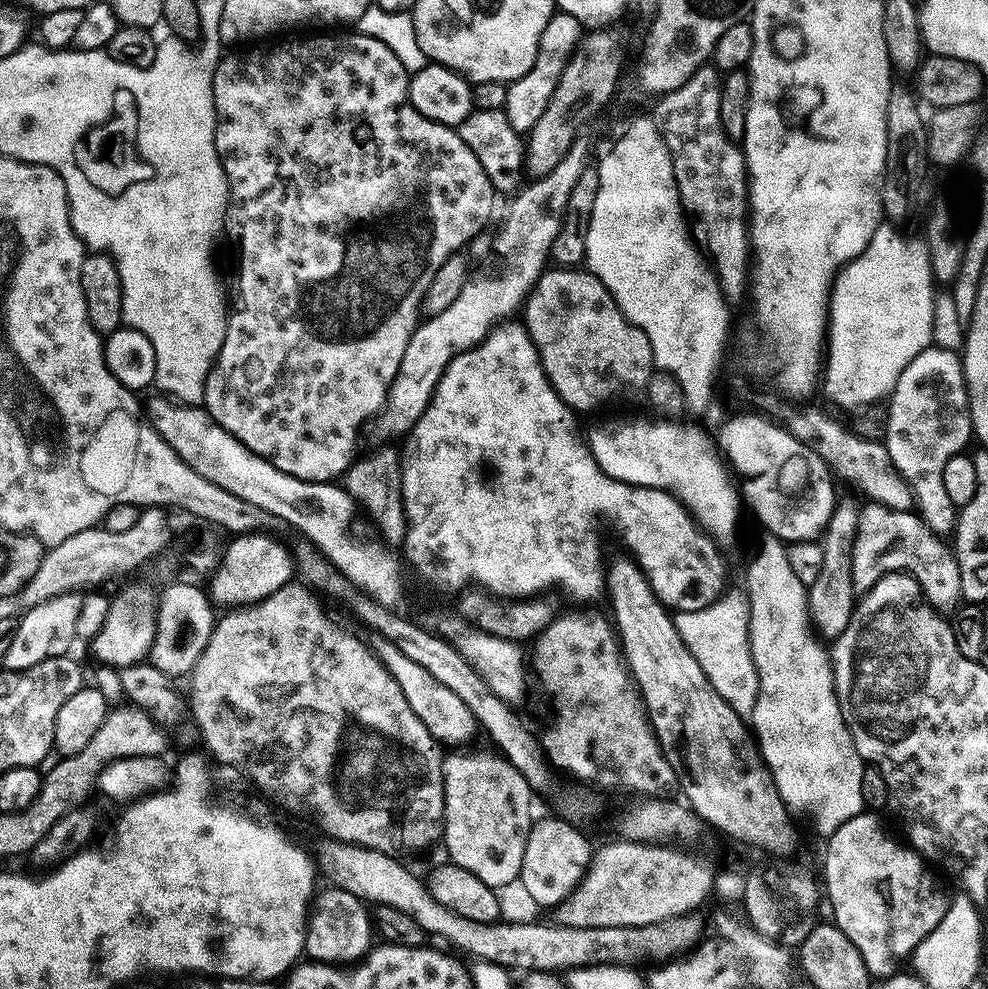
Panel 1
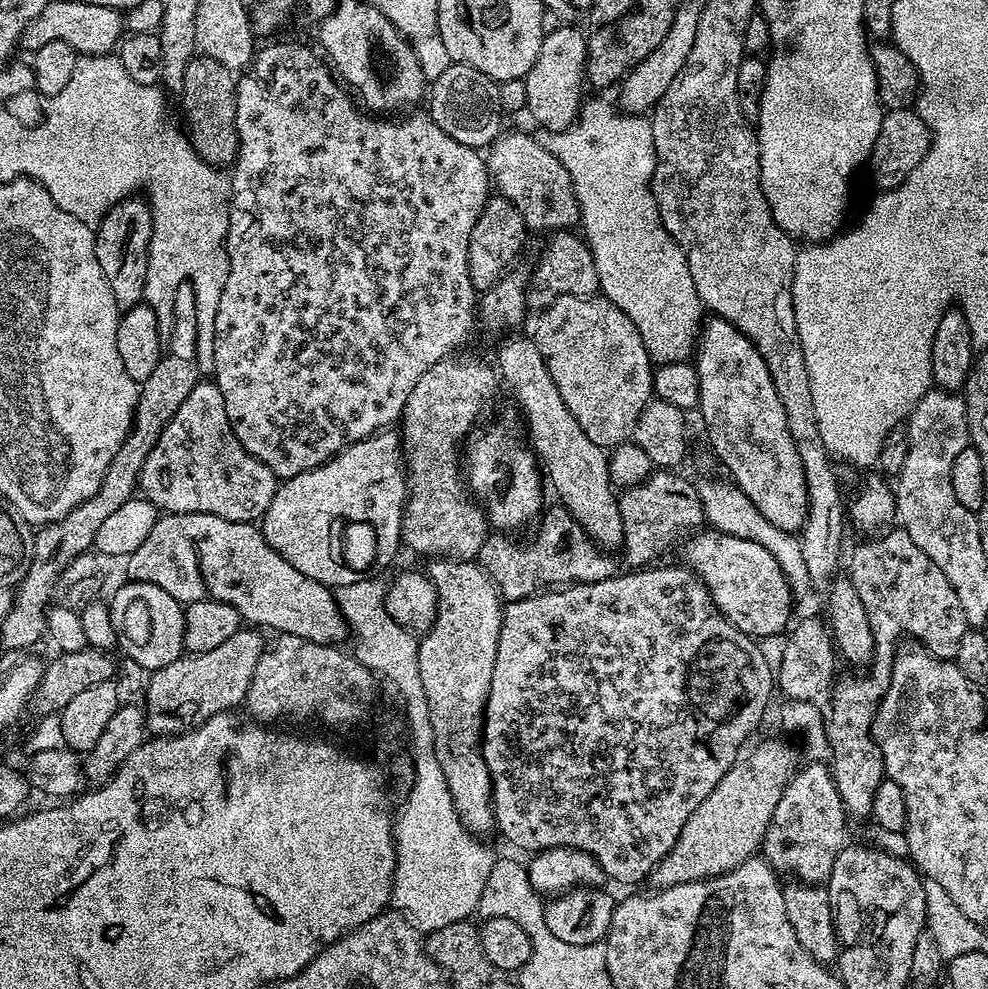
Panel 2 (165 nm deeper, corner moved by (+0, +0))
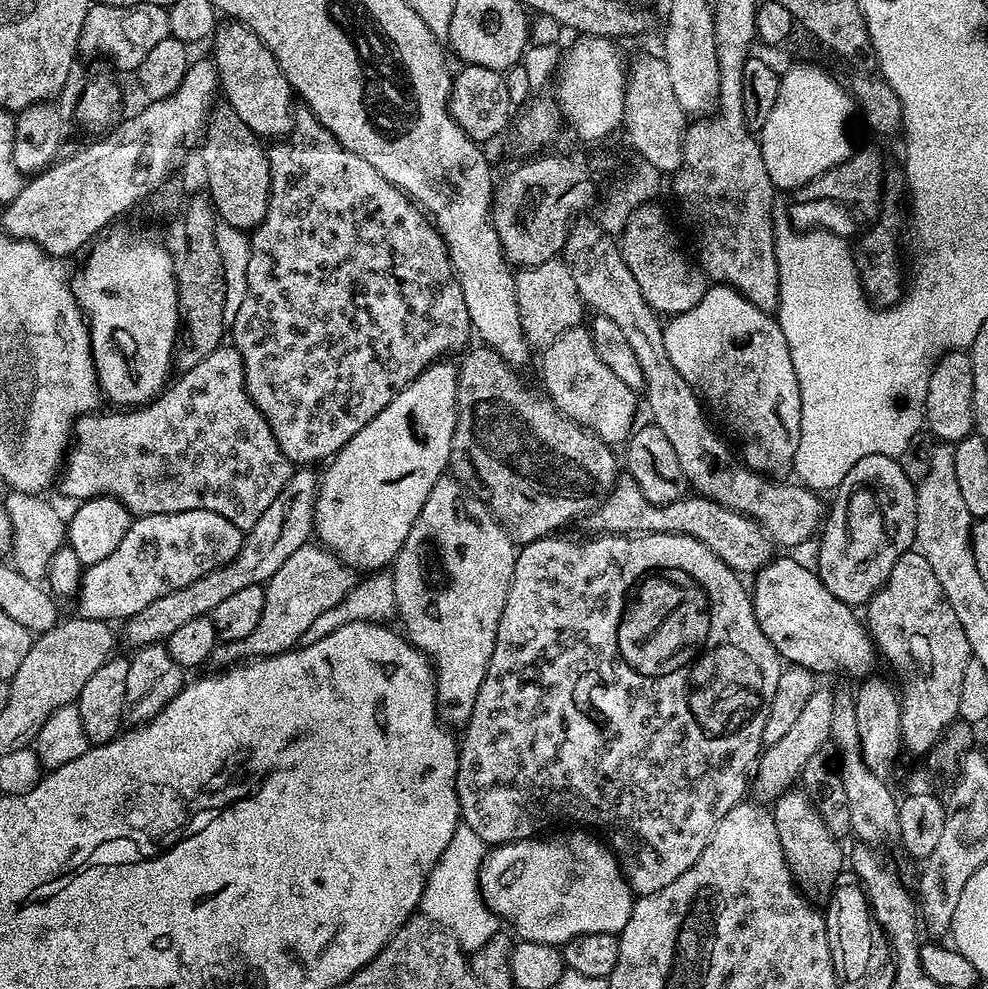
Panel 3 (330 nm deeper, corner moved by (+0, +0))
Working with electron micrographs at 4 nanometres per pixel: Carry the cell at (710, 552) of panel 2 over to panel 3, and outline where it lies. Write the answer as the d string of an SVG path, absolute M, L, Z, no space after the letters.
M780 555L755 573L753 580L756 581L752 584L755 627L763 634L771 651L781 661L788 660L784 662L797 668L808 668L813 674L845 672L857 678L871 677L878 652L861 617L859 620L852 613L855 612L853 605L834 598L811 567L808 569L806 565L791 560L788 557L791 555Z

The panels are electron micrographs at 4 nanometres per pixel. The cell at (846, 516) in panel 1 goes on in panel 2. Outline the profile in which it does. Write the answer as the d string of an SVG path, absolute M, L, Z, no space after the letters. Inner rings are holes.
M808 616L805 620L797 619L787 633L788 641L780 652L780 668L778 664L778 688L788 695L789 701L819 701L824 691L833 687L836 676L836 660L838 651L832 636L832 629L816 616ZM797 623L797 624L796 624ZM796 624L796 625L795 625ZM792 632L792 633L791 633ZM833 679L833 680L832 680ZM829 687L829 688L828 688ZM828 688L828 689L827 689Z

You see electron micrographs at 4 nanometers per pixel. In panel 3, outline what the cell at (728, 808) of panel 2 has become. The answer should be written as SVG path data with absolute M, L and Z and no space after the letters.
M824 686L817 687L814 694L806 702L806 707L788 731L778 742L767 745L761 751L759 760L754 765L754 792L755 799L760 802L775 802L778 797L787 792L803 777L806 762L814 758L832 738L830 721L834 714L834 695L827 692Z

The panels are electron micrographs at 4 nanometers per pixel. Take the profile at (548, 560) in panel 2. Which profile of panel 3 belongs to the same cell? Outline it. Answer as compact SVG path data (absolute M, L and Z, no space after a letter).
M627 474L621 475L612 487L612 493L598 508L588 513L586 523L592 534L665 532L698 538L698 542L714 550L714 554L718 554L718 558L722 558L722 562L726 562L726 566L733 568L737 574L755 574L765 568L774 556L772 539L765 534L757 520L723 508L718 502L699 494L689 494L669 504L655 504L646 498L646 494L642 494L642 490L638 490L638 482Z

